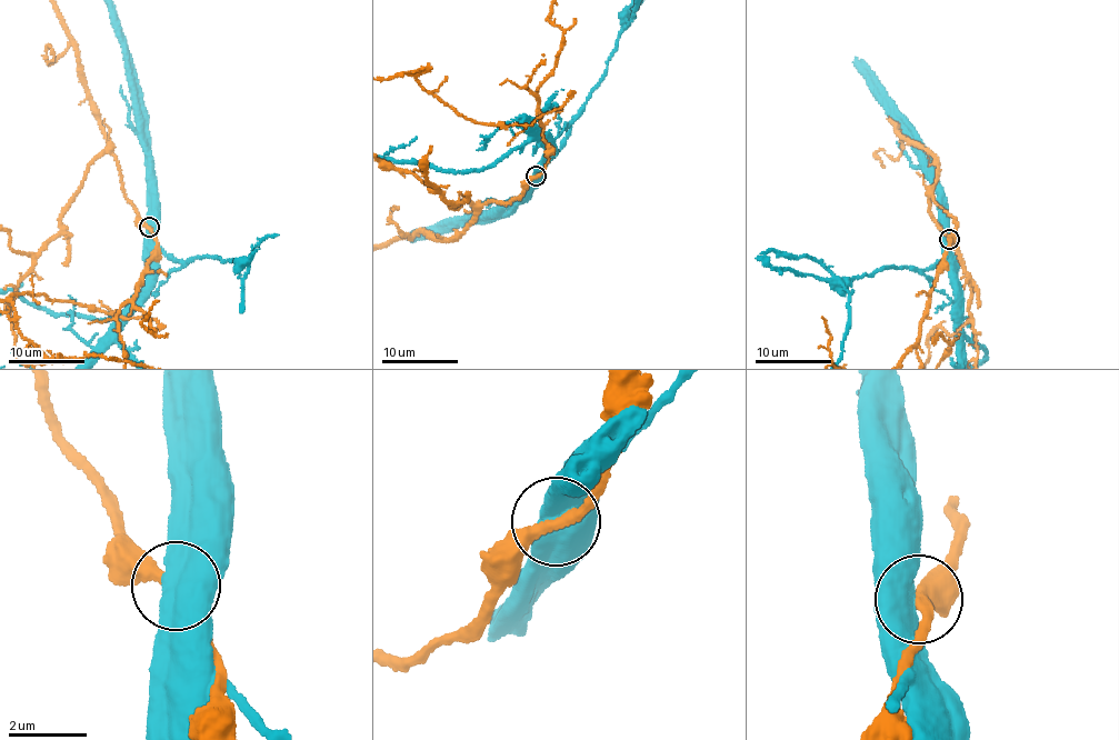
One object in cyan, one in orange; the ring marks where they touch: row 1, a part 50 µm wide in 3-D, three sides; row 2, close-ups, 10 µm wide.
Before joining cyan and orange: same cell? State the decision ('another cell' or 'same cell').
another cell

